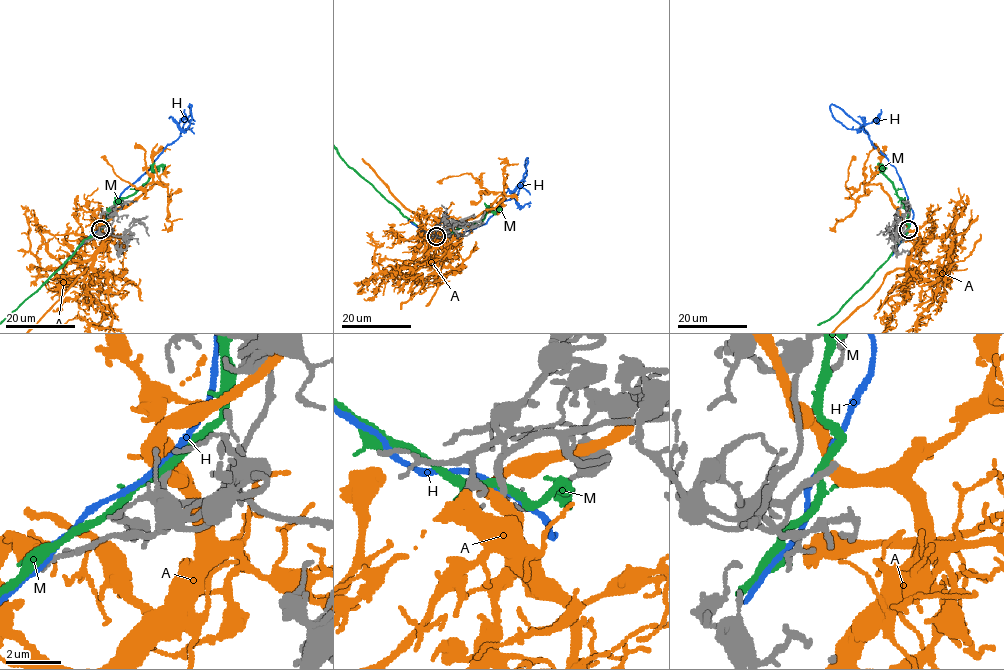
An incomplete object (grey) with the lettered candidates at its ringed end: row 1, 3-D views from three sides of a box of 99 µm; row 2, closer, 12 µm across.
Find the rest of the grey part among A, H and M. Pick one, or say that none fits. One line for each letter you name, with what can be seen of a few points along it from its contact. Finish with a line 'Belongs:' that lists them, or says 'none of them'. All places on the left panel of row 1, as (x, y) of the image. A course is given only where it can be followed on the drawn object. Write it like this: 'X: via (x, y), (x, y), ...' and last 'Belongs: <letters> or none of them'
Belongs: none of them

